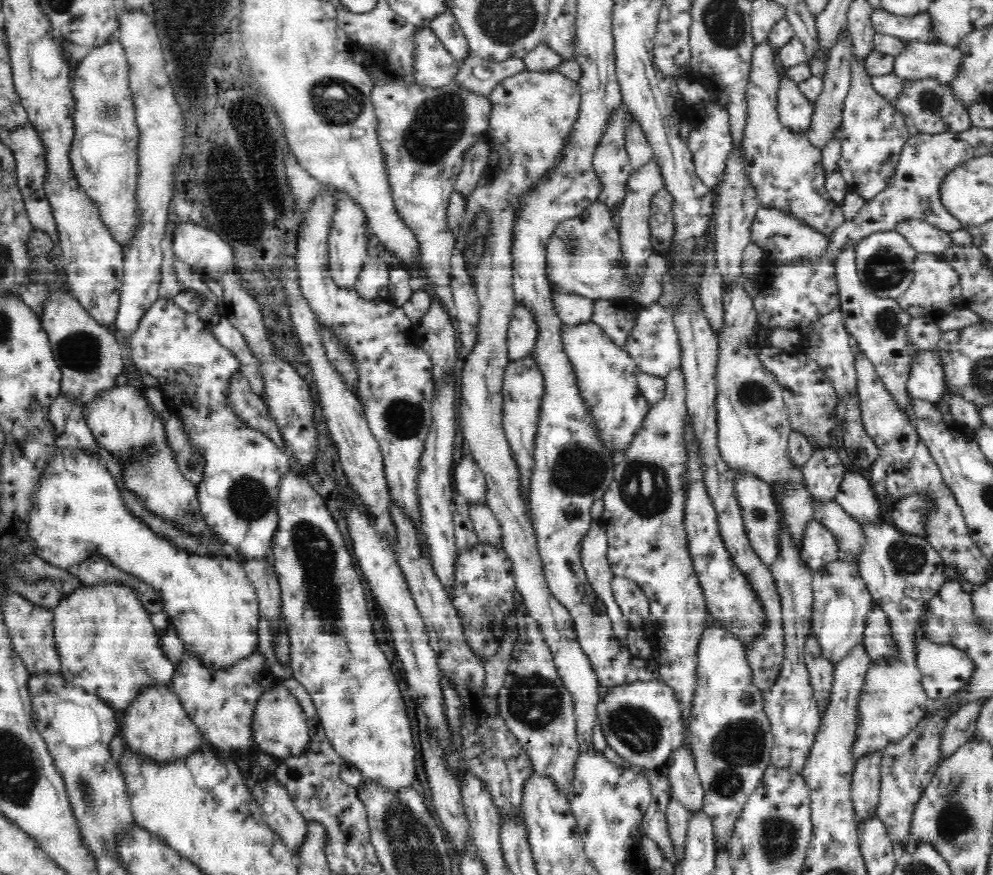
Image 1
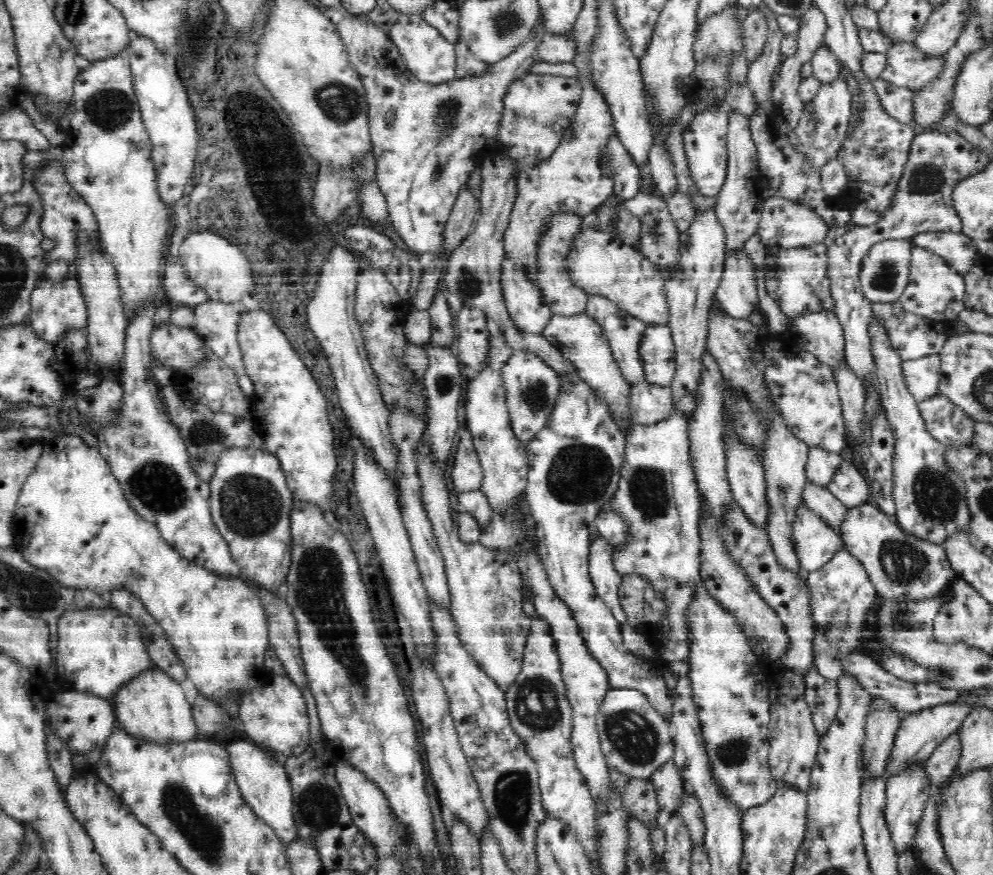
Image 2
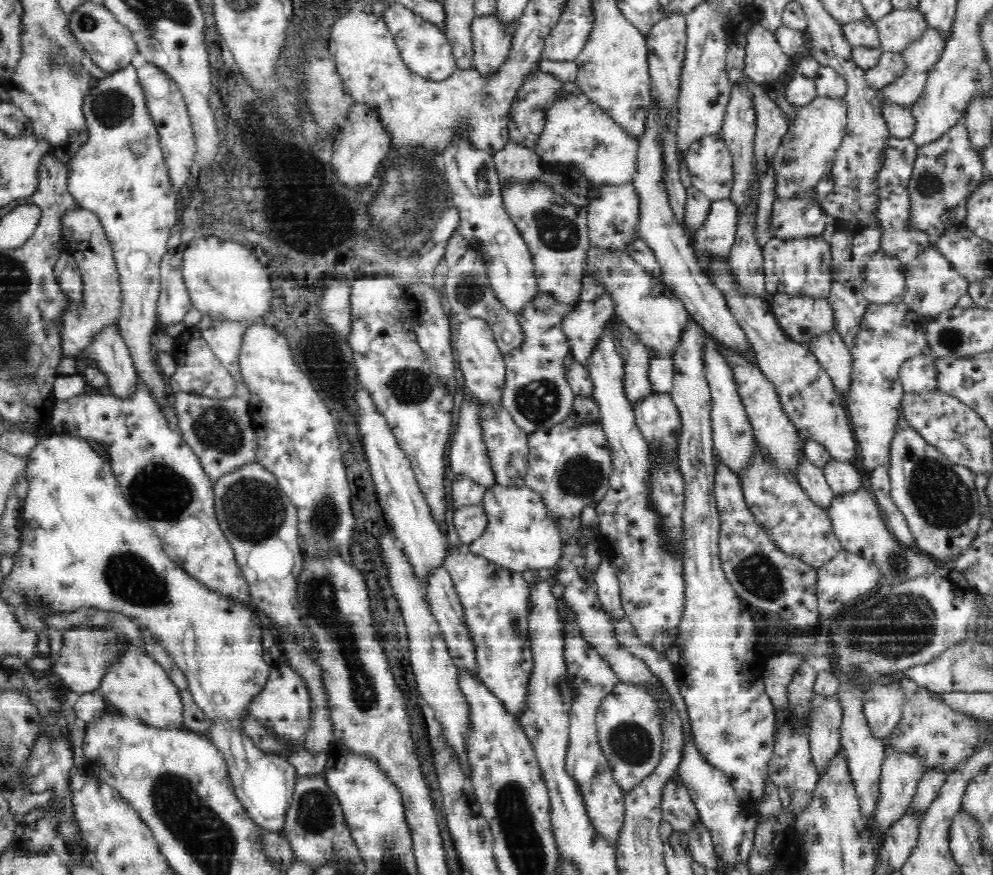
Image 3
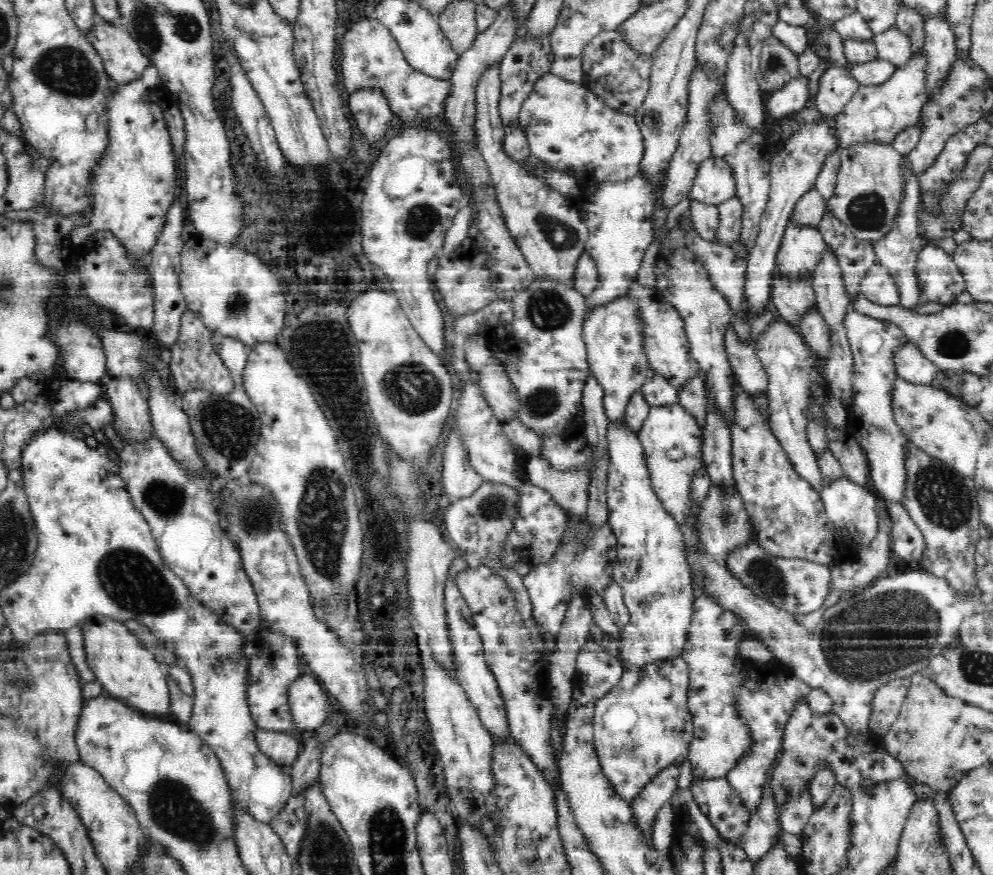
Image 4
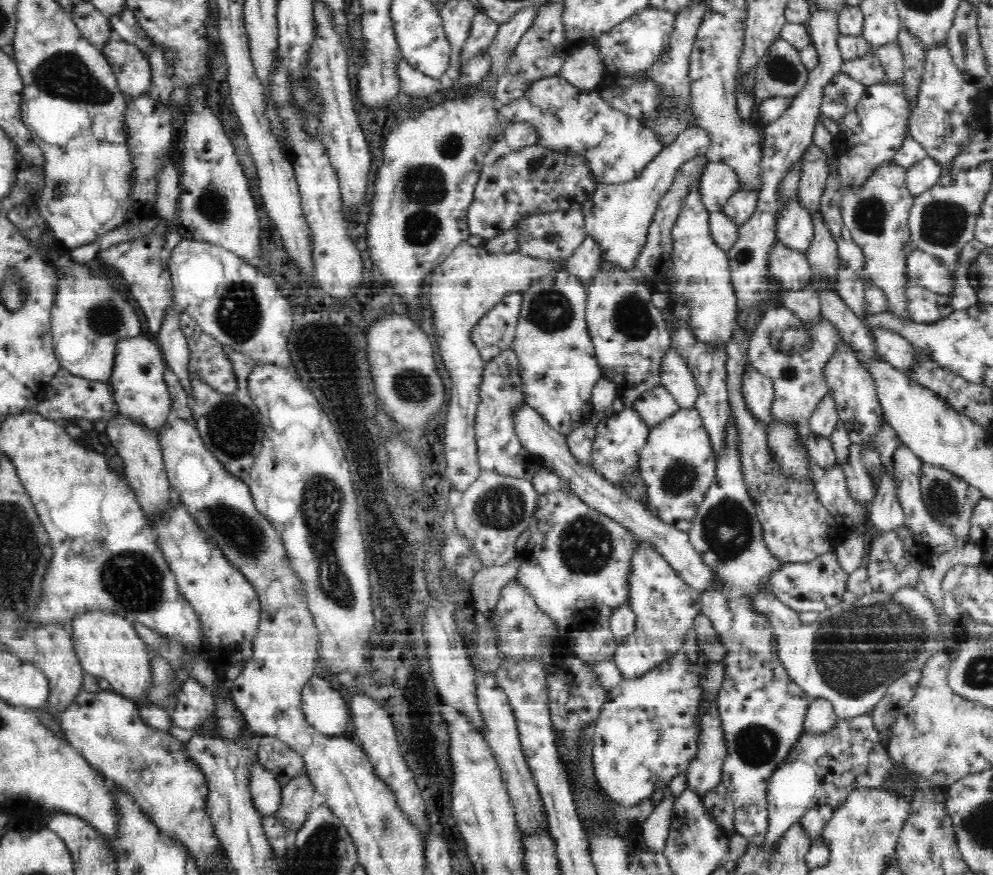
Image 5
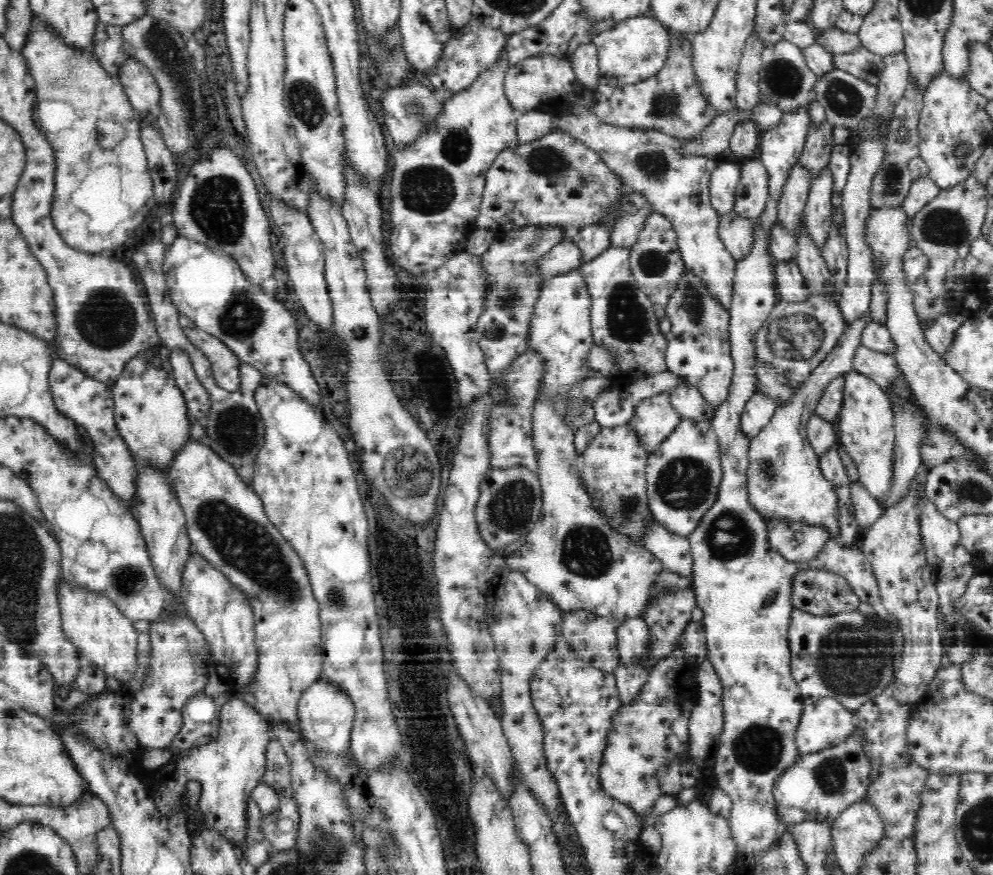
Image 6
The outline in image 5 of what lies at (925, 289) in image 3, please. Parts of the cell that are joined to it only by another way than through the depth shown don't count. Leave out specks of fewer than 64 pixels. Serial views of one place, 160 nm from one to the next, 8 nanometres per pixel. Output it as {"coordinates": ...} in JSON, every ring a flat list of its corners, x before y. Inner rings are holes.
{"coordinates":[[914,248,907,256,906,266,909,280,914,285,943,295,953,290,954,281,931,254]]}

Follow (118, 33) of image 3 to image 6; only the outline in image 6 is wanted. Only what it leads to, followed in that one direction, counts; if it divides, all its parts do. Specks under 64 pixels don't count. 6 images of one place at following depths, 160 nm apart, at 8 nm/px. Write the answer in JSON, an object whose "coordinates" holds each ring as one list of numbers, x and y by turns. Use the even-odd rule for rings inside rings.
{"coordinates":[[128,61,127,65,121,70,119,81,123,86,125,95,129,98,131,105,138,115,147,114,152,106,159,106,161,103,161,90,150,71,138,61]]}

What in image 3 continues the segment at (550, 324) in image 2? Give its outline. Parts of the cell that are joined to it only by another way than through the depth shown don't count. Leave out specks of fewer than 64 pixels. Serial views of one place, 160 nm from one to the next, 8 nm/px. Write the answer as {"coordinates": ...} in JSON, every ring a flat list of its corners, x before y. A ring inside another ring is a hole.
{"coordinates":[[604,288,604,292,590,302,579,300,576,310,565,318,565,331,578,363,584,366,592,344,598,340,602,326,614,312,611,292,609,288]]}

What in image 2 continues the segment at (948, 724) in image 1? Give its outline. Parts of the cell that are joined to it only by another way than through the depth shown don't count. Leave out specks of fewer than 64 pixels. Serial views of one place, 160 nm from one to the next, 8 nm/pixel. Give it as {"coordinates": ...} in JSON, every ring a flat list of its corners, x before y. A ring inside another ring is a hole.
{"coordinates":[[954,733,934,750,933,755,922,766,924,777,928,779,928,785,932,790,939,789,952,777,959,758,960,741]]}

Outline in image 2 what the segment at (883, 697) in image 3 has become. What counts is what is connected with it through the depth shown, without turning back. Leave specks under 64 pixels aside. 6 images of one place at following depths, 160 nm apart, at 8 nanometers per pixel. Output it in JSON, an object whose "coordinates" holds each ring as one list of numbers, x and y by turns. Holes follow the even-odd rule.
{"coordinates":[[873,698,868,704,864,730,866,742,863,758,868,763,869,772,875,776,884,775,884,764,888,760,898,729,903,718,899,710,887,698]]}

